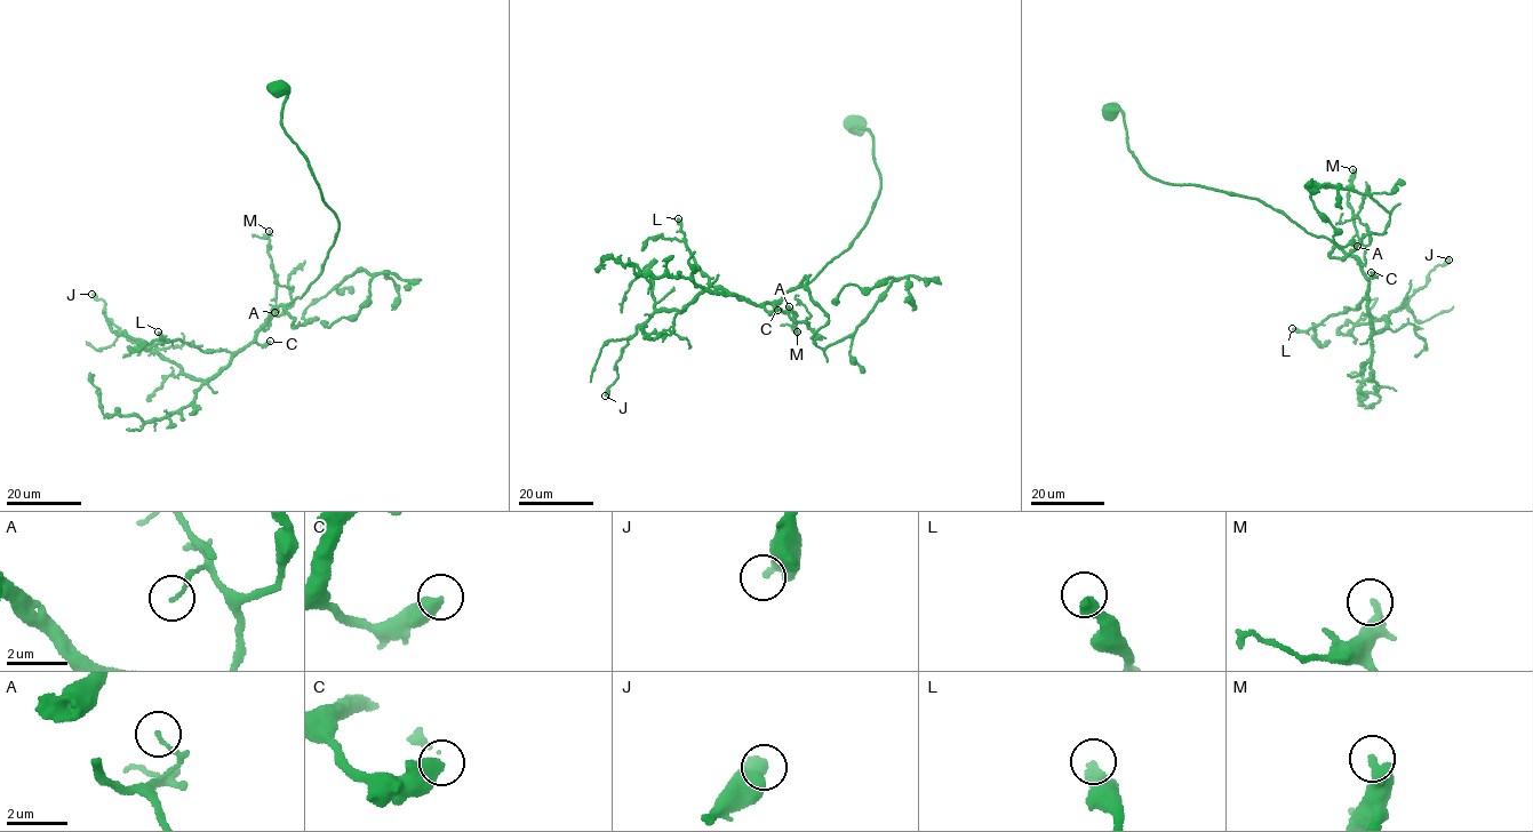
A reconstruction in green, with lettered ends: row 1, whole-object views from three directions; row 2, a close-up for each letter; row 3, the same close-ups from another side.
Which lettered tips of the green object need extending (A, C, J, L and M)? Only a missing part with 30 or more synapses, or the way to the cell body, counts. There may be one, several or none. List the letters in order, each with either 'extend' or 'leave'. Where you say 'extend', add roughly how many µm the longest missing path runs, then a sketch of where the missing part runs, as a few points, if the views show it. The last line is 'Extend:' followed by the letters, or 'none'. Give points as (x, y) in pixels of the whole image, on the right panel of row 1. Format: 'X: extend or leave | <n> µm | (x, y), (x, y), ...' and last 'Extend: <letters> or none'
A: leave
C: leave
J: leave
L: leave
M: leave
Extend: none

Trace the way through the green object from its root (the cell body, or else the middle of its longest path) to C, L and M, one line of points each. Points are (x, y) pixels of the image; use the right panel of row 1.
C: (1112, 112), (1122, 113), (1127, 150), (1151, 177), (1256, 198), (1307, 232), (1340, 245), (1374, 278), (1371, 272)
L: (1112, 112), (1151, 177), (1256, 198), (1357, 261), (1368, 287), (1359, 306), (1292, 328)
M: (1112, 112), (1122, 113), (1127, 150), (1151, 177), (1256, 198), (1364, 264), (1364, 246), (1348, 202), (1352, 169)

